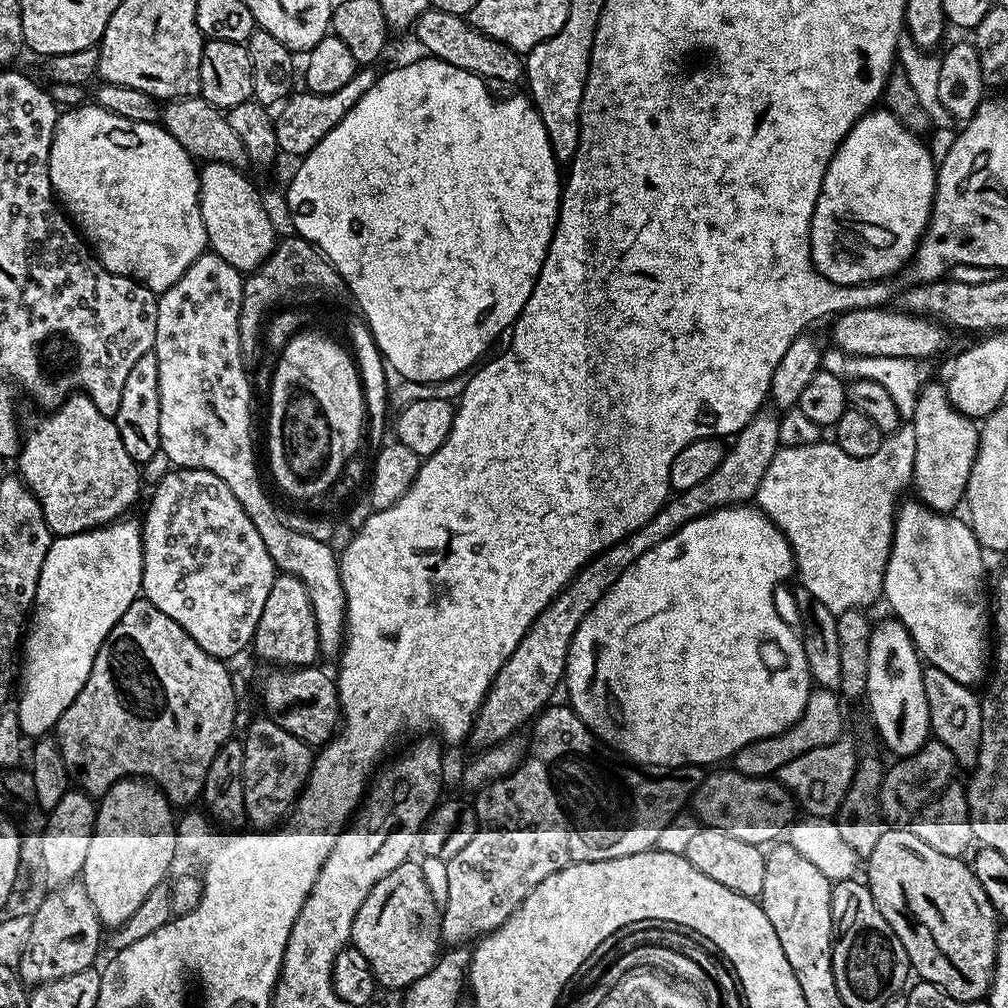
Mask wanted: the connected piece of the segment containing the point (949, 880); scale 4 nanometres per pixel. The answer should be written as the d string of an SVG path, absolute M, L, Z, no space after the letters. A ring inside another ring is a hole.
M908 826L885 827L882 838L866 858L866 883L874 898L874 906L882 910L882 918L890 922L890 930L898 934L910 968L926 984L941 988L950 998L970 1002L983 1001L992 987L992 971L996 969L996 943L1002 927L986 890L978 882L971 867L961 857L938 854Z

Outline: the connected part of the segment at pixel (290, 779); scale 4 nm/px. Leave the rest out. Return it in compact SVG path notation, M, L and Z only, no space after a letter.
M269 718L256 720L248 728L244 745L244 815L256 830L272 830L288 811L293 811L312 773L313 749Z

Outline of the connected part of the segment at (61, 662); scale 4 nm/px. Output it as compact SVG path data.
M121 518L111 524L105 524L103 528L92 528L89 532L79 532L69 536L56 536L52 545L48 548L46 558L42 562L42 570L38 578L36 587L36 598L30 613L30 623L26 628L26 635L22 640L22 660L24 656L24 681L19 681L18 692L20 688L20 701L14 704L14 711L18 714L20 729L23 730L25 737L39 738L47 737L56 727L56 723L66 714L70 702L78 698L78 690L86 686L86 678L90 678L90 666L94 666L94 658L102 646L102 642L114 630L116 623L126 614L126 610L132 605L142 592L142 570L144 569L144 537L142 535L142 524L139 519L128 520L132 518Z

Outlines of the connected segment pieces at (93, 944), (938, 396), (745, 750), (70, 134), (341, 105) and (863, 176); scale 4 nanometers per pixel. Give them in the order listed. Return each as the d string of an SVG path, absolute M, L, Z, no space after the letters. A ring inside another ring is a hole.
M84 883L53 887L32 916L30 938L26 938L18 965L21 981L28 986L37 986L93 967L100 952L100 932L102 925L98 910L94 910L94 902L90 902L90 894L86 894Z
M925 383L920 390L918 406L910 417L910 427L916 439L911 483L911 487L916 488L915 499L935 512L955 513L965 499L970 470L974 470L974 458L978 454L980 429L977 421L956 409L943 383Z
M813 687L806 702L806 710L802 710L798 722L794 722L778 736L758 738L742 746L742 750L738 750L730 757L731 767L743 776L772 778L779 773L782 766L786 766L786 762L798 758L798 754L806 754L806 750L818 750L818 746L830 746L841 739L843 733L840 731L844 728L844 712L840 709L840 704L842 705L841 697L833 689Z
M89 102L85 108L72 108L69 112L61 111L56 122L56 133L50 146L50 182L53 193L62 205L63 211L70 217L73 225L86 237L91 251L99 260L102 267L110 270L115 276L130 276L140 284L145 284L150 291L162 293L170 290L174 282L178 282L190 270L192 263L198 257L205 255L208 248L208 235L206 226L202 222L200 209L200 174L197 161L182 147L160 124L147 124L146 122L130 122L130 118L122 118L110 110Z
M361 67L354 74L354 78L350 78L350 82L346 82L346 86L334 90L334 94L329 96L300 90L279 105L274 119L281 153L285 157L288 155L302 158L307 152L314 150L314 146L318 146L318 142L322 142L322 138L326 138L326 134L330 134L330 130L334 130L334 126L338 126L338 122L342 122L342 118L346 118L346 114L350 114L350 110L354 110L358 98L362 98L362 94L366 94L366 90L370 90L370 86L374 86L377 73L372 71L371 67Z
M873 110L865 114L862 119L846 134L844 141L840 143L840 149L834 154L826 174L822 178L822 190L818 194L818 202L814 206L812 215L812 229L810 230L810 242L812 243L812 264L834 286L851 286L853 284L871 284L873 282L884 282L895 274L899 268L907 269L916 249L920 247L920 239L928 228L928 219L932 216L932 203L936 197L936 170L937 161L932 161L928 148L923 144L921 137L915 132L906 130L894 114L887 110Z

